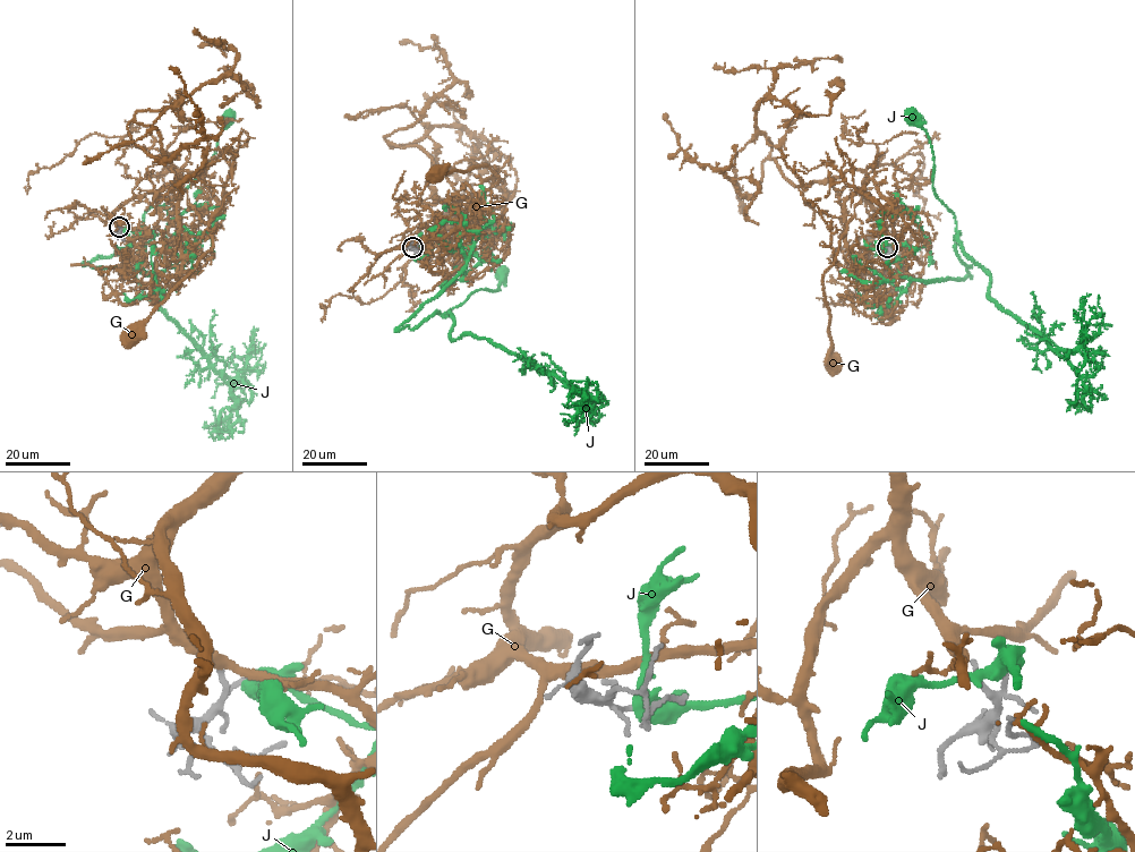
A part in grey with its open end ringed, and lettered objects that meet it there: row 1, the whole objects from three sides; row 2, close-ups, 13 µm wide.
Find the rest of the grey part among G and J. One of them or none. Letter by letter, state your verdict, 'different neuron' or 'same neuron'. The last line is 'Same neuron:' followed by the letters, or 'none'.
G: same neuron
J: different neuron
Same neuron: G

